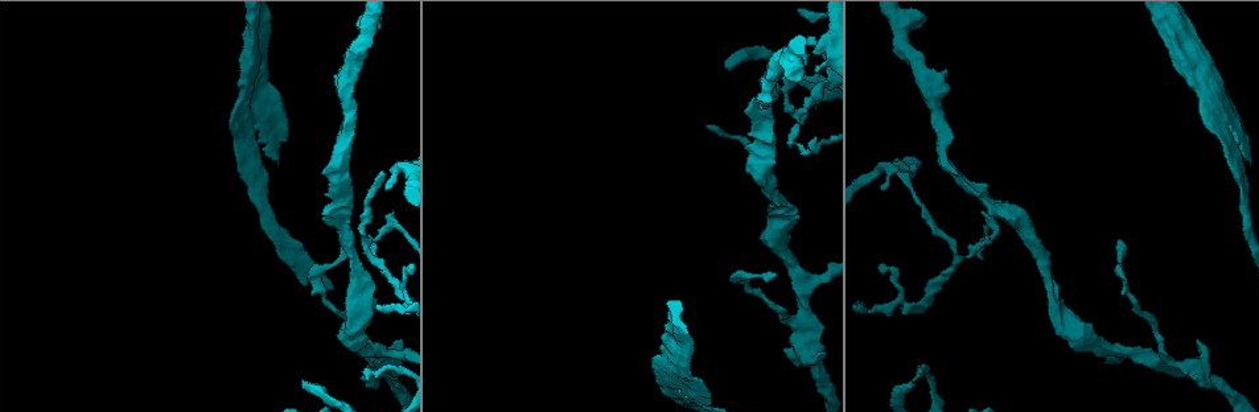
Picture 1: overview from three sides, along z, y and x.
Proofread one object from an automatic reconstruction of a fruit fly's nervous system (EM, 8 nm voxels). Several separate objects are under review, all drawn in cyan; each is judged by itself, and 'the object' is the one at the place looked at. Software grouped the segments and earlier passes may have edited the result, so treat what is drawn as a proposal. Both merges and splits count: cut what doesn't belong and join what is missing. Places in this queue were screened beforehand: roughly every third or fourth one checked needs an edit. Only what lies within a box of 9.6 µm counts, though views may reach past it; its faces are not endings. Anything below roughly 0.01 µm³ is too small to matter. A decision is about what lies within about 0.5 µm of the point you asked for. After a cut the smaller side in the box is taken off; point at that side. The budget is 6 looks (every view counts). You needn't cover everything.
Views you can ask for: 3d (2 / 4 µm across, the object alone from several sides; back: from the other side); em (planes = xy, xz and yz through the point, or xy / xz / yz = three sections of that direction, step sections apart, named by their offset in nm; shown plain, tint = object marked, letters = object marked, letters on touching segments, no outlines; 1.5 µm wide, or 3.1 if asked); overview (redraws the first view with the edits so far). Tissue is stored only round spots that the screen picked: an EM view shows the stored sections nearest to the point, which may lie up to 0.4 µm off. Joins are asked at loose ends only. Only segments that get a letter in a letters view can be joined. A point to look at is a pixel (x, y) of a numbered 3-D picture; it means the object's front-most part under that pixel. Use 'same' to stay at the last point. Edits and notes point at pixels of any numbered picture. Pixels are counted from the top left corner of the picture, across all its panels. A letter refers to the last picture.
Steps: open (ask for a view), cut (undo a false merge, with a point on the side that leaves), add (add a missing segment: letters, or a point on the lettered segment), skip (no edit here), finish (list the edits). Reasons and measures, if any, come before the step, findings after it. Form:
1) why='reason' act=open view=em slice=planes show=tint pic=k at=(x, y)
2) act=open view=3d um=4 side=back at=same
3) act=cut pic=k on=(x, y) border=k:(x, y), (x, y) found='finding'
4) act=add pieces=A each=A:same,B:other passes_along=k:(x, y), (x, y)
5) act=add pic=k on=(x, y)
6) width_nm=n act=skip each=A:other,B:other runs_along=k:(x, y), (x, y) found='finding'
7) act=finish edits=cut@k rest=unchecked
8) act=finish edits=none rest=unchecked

why='free end' act=open view=3d um=4 pic=1 at=(898, 173)

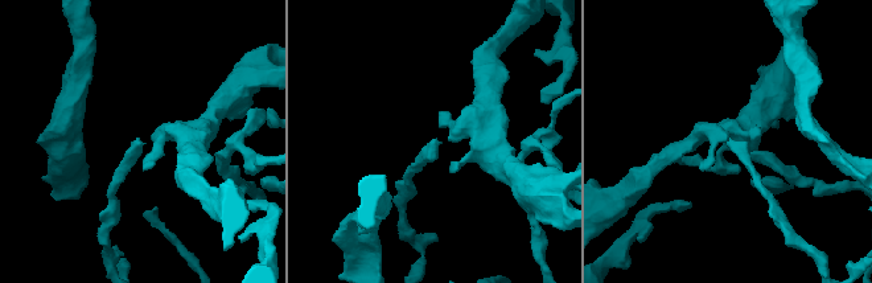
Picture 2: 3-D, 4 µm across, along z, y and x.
act=open view=em slice=planes show=letters pic=2 at=(141, 143)

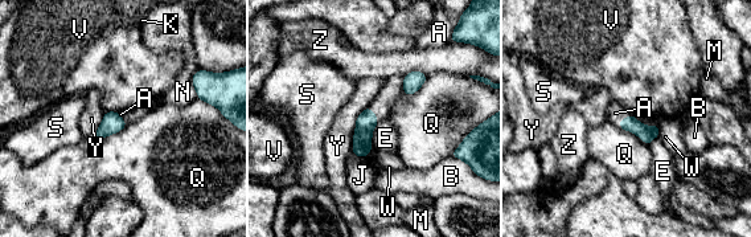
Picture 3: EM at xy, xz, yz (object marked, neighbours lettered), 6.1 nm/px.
act=add pic=3 on=(615, 113) each=A:same,B:other,E:other,J:other,K:other,M:other,N:other,Q:other,S:other,V:other,W:other,Y:other,Z:other passes_along=3:(630, 123), (623, 118), (615, 113) found='the cell continues'

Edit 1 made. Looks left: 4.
act=open view=overview

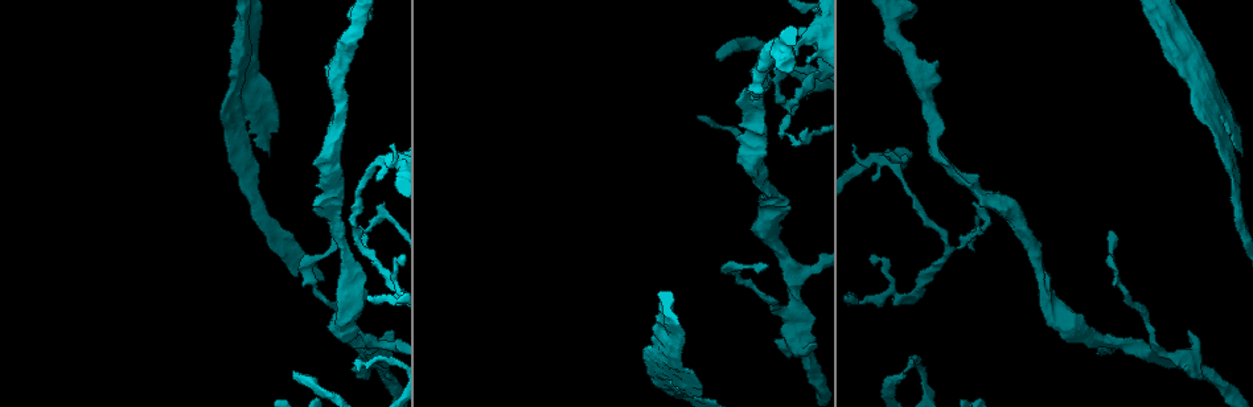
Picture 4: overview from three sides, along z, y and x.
why='sharp bend' act=open view=em slice=yz step=8 show=plain pic=4 at=(659, 363)

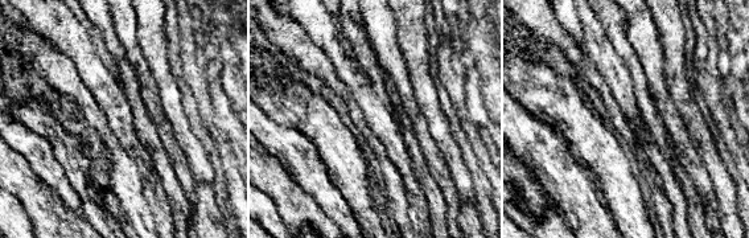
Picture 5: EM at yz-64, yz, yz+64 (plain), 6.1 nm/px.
act=open view=em slice=yz step=8 show=letters at=same

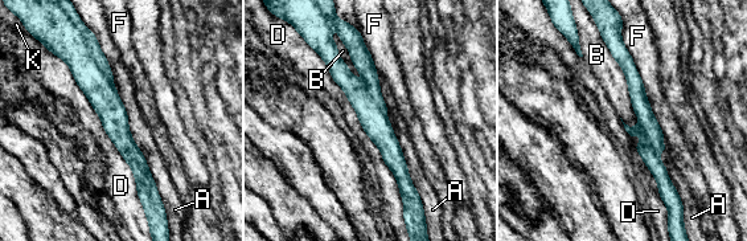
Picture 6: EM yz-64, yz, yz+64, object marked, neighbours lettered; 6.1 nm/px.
width_nm=50 act=cut pic=6 on=(89, 36) each=A:other,B:other,D:other,F:other,K:other found='two cells meet here'

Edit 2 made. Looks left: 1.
act=open view=em slice=yz step=8 show=letters pic=4 at=(791, 136)

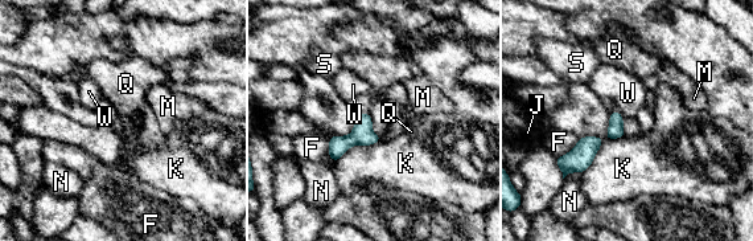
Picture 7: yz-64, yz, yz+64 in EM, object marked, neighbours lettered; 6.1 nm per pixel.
longest_contact=K:300nm act=skip each=F:other,J:other,K:other,M:other,N:other,Q:other,S:other,W:other found='continuous, no second cell'

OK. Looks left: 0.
act=finish edits=add@3,cut@6 rest=unchecked

